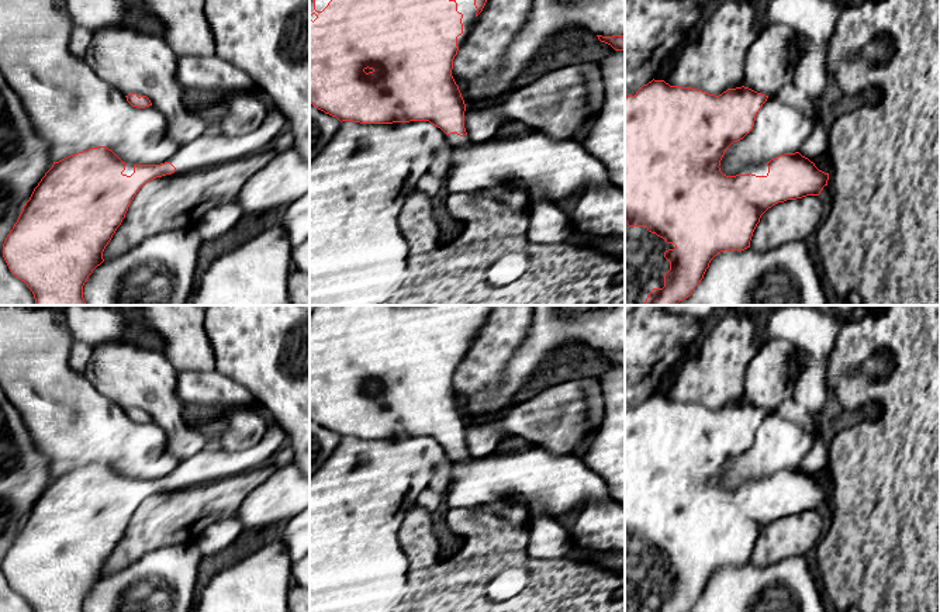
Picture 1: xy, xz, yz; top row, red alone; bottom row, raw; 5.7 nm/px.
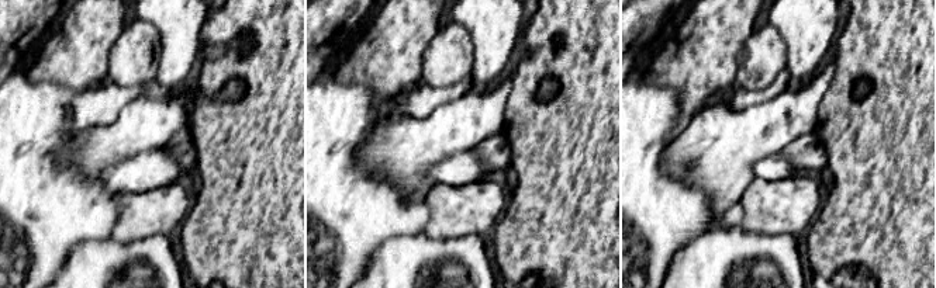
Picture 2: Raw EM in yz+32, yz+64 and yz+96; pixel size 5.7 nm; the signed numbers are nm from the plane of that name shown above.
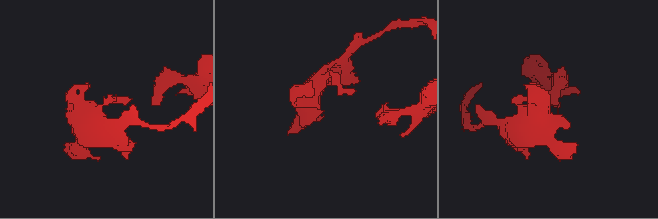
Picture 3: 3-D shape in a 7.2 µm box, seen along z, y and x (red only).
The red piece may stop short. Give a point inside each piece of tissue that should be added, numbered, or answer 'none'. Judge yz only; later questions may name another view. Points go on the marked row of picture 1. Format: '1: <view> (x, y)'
1: yz (653, 255)

